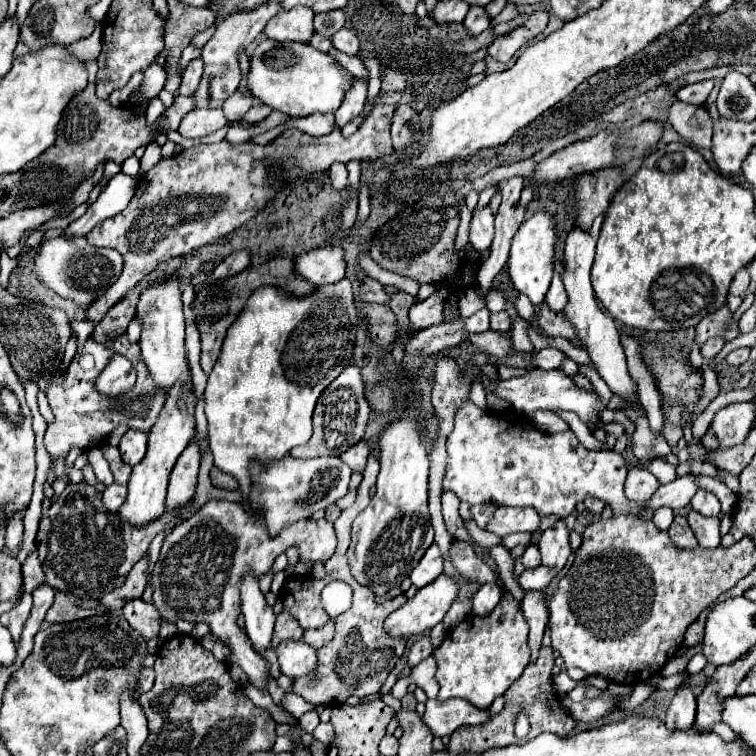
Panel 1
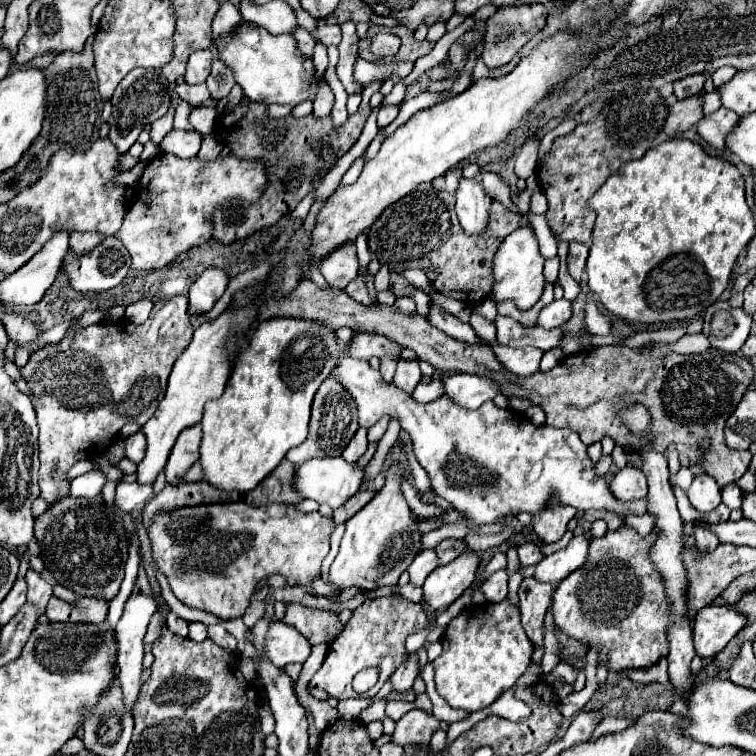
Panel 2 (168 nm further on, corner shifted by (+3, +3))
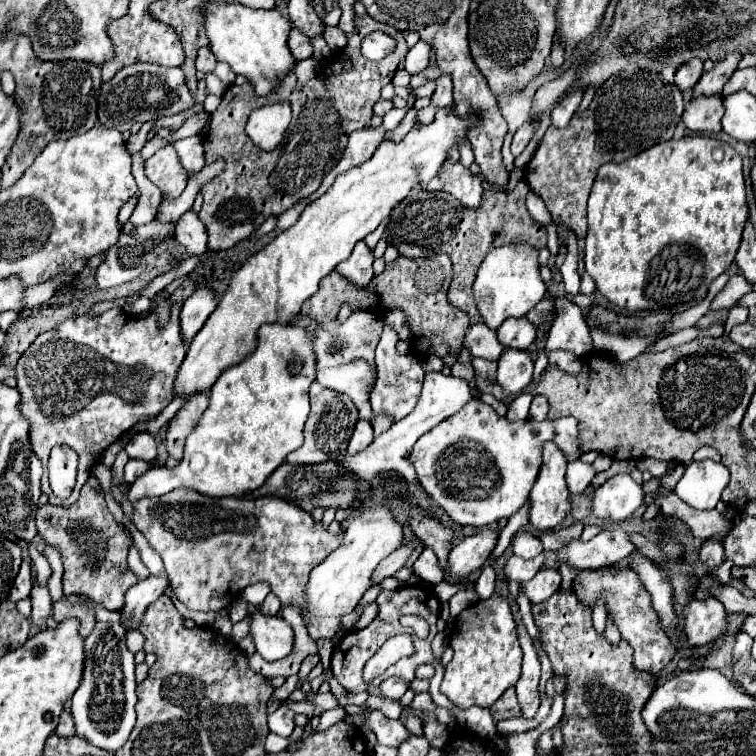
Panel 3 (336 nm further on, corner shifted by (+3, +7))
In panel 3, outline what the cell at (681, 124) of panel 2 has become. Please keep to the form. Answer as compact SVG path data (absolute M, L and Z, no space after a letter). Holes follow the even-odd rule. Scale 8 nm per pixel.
M732 52L728 54L722 62L718 62L710 72L704 72L700 82L694 86L692 90L692 98L698 98L698 96L714 96L714 94L720 94L722 86L726 84L726 80L730 78L730 74L736 70L738 66L738 60L740 60L742 54L738 52Z

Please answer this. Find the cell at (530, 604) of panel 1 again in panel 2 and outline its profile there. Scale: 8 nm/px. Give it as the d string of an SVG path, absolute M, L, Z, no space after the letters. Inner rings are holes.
M524 578L520 584L520 618L526 636L534 646L542 646L544 638L544 616L552 602L552 584L536 582L534 578Z

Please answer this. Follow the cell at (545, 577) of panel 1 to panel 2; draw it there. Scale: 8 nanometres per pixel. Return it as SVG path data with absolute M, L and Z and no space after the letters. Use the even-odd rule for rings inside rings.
M584 534L574 536L564 550L558 550L550 556L544 556L544 560L536 566L534 578L538 582L552 582L558 584L562 582L568 574L584 566L588 558L588 546L590 542L584 538Z

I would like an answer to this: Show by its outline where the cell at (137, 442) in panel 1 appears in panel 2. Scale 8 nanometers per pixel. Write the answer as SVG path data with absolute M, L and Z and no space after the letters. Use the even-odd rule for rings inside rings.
M136 432L126 438L126 458L128 460L132 460L134 464L140 464L144 460L144 450L146 450L144 432Z

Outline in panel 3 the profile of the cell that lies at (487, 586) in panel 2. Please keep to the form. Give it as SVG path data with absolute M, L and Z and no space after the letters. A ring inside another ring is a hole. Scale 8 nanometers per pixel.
M544 554L532 558L532 560L524 560L520 556L510 556L506 560L506 566L504 566L504 578L506 580L516 580L516 582L526 582L526 580L532 580L534 574L540 570L540 566L544 564Z

